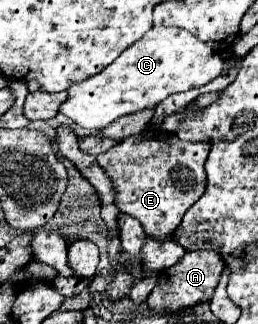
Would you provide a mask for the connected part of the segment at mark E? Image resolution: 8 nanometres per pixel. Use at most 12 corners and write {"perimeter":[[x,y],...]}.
{"perimeter":[[148,127],[98,155],[122,213],[170,237],[210,145]]}

